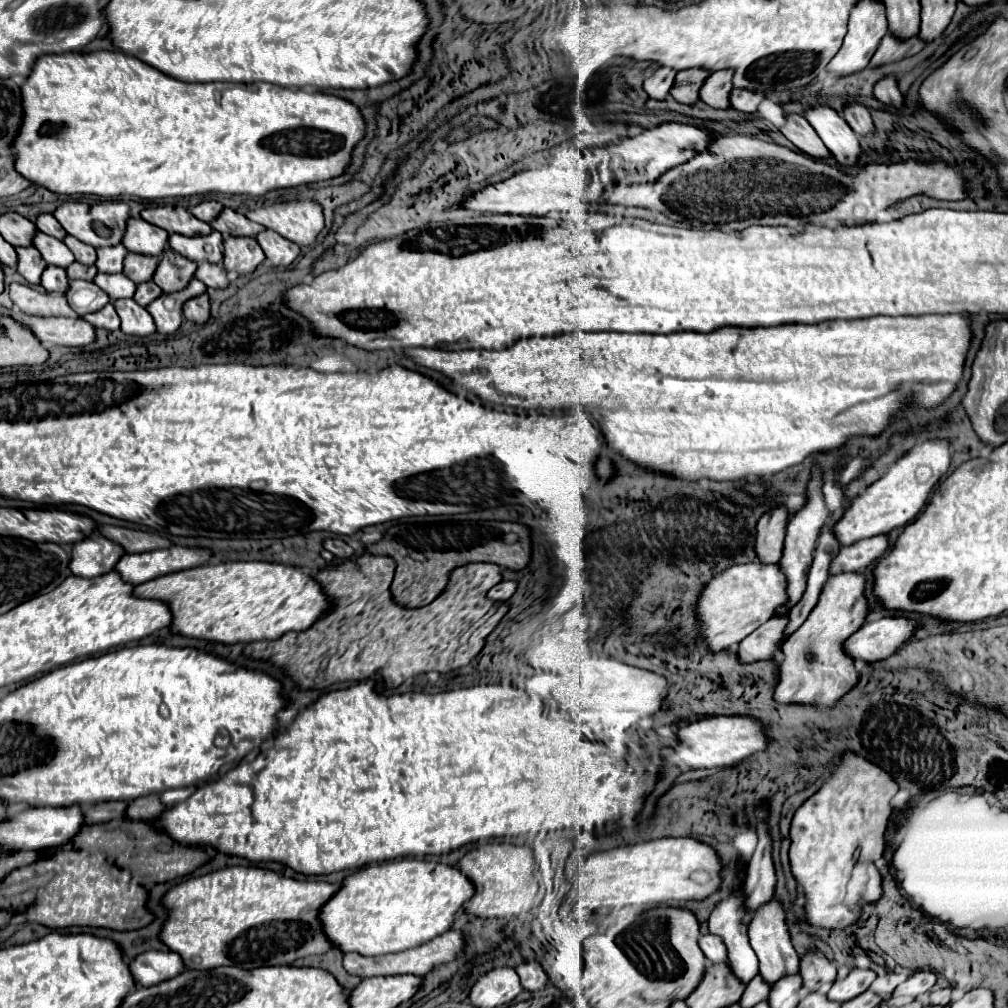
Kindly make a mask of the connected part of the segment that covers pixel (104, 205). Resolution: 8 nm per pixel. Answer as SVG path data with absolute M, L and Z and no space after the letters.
M70 201L70 203L62 203L56 211L54 217L58 219L58 223L66 229L68 235L80 239L86 245L92 247L110 247L110 245L118 245L122 241L124 229L126 229L126 219L128 219L128 205L124 201L102 201L102 203L80 203L80 201Z

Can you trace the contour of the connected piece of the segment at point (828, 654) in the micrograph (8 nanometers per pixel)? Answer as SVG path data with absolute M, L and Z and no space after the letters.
M860 571L830 575L812 615L784 643L784 661L780 665L780 681L776 699L780 703L814 703L834 705L838 697L848 693L858 683L854 659L846 653L844 643L854 635L868 615L868 599L864 595L866 577Z

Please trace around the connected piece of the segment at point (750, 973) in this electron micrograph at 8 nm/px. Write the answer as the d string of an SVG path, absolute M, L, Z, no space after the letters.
M742 893L718 903L710 915L710 933L718 935L728 951L728 967L740 983L750 983L758 975L758 957L748 943L746 925L742 923Z

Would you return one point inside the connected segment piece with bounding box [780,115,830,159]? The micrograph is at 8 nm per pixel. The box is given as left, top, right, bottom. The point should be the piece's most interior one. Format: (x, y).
(797, 130)

